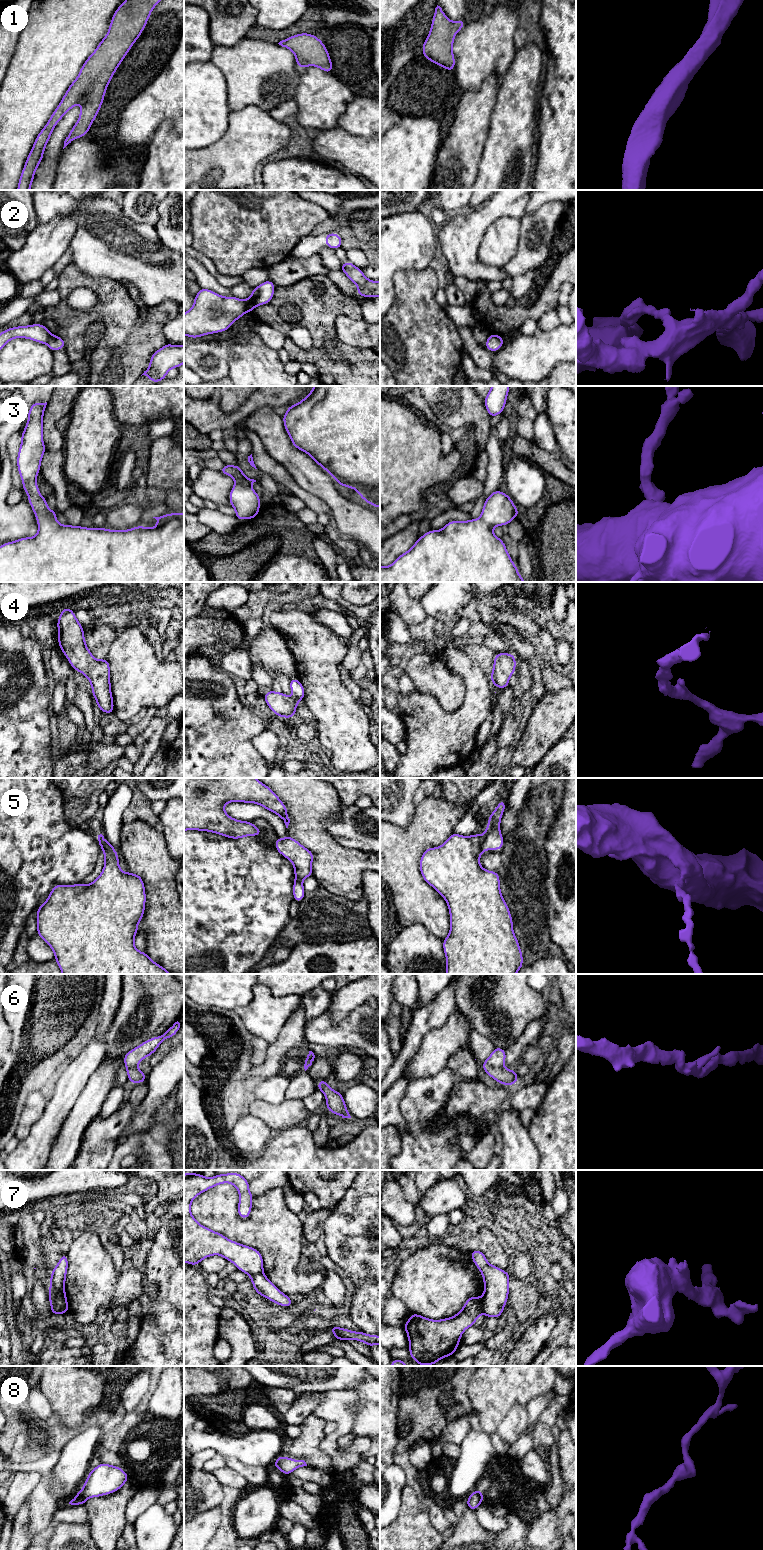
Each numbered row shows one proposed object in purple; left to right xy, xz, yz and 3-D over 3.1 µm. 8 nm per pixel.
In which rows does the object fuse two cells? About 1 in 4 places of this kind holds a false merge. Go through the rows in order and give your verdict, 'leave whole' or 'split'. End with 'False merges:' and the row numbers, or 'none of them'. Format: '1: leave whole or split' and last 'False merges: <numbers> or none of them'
1: leave whole
2: split
3: leave whole
4: leave whole
5: split
6: leave whole
7: split
8: leave whole
False merges: 2, 5, 7

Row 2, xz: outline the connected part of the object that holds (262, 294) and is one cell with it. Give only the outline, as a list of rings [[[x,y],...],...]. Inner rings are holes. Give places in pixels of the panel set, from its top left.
[[[269,279],[253,288],[251,296],[244,300],[246,312],[251,313],[255,307],[268,304],[273,298],[274,291],[275,284]]]

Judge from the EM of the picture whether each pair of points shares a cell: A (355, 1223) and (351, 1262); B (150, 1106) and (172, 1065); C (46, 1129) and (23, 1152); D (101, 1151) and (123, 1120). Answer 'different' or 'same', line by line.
A: same
B: same
C: same
D: same

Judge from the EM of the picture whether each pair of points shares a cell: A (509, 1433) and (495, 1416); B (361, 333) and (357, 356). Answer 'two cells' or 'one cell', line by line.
A: two cells
B: two cells

